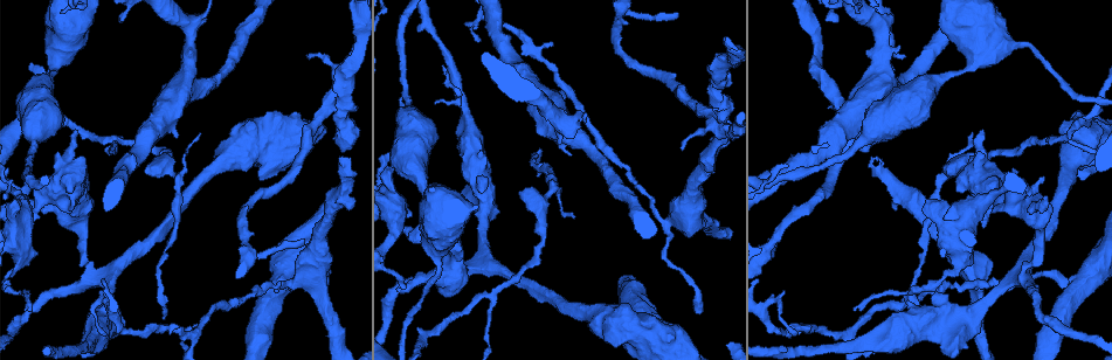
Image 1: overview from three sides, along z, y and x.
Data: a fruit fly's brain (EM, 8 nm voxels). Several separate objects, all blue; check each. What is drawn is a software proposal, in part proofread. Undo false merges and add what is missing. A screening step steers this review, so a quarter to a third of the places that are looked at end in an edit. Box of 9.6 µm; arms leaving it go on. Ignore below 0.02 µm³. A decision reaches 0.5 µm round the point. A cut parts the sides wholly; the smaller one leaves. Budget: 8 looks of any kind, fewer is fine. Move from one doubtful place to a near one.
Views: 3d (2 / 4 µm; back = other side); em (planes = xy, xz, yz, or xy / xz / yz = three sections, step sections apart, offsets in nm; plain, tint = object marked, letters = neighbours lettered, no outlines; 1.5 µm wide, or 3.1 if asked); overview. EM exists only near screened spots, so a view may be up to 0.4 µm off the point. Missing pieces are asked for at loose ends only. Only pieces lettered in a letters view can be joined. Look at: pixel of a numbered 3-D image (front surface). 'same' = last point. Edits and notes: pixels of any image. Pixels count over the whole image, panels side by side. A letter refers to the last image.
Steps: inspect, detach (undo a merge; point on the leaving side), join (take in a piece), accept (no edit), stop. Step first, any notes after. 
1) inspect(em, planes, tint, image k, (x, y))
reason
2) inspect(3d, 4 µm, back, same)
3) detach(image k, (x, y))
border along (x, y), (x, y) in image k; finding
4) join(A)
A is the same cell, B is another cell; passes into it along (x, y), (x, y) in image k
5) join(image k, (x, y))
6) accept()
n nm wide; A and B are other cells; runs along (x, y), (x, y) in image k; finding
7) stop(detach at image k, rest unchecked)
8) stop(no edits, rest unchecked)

inspect(3d, 4 µm, image 1, (1047, 196))
branch stops here

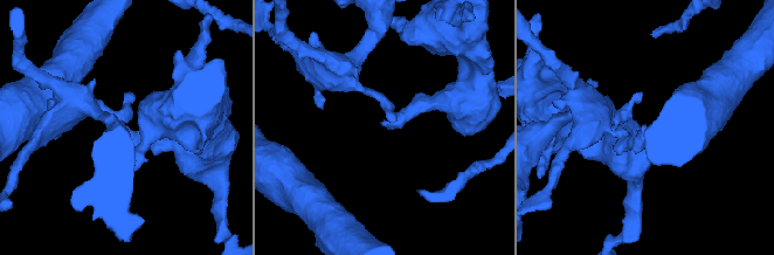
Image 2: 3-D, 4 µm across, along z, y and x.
inspect(em, planes, letters, image 2, (385, 125))

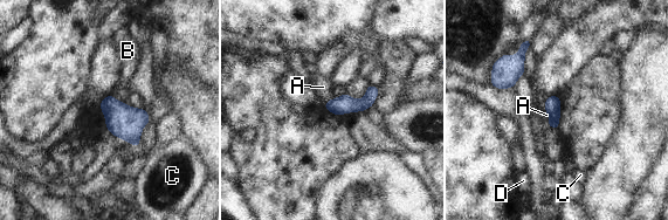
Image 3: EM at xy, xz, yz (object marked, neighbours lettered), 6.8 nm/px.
accept()
A, B, C and D are other cells; border along (332, 97), (323, 104) in image 3; no lettered piece goes on from it

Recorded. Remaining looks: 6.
inspect(3d, 2 µm, image 1, (489, 297))
two arms in line, one across

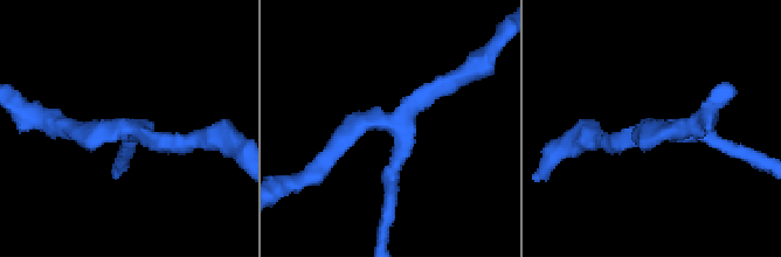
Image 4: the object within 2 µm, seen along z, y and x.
inspect(em, planes, letters, image 4, (401, 122))
3 arms

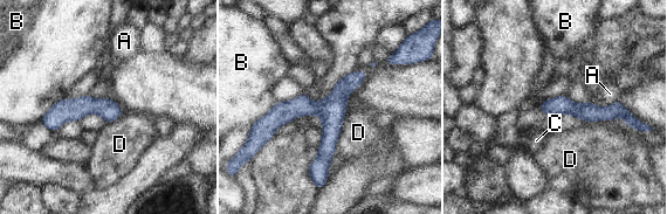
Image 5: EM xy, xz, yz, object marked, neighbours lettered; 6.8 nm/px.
accept()
A, B, C and D are other cells; border along (348, 108), (331, 160) in image 5; continuous, no second cell

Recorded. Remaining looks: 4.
inspect(em, yz, step 4, tint, image 1, (978, 284))
four arms meet

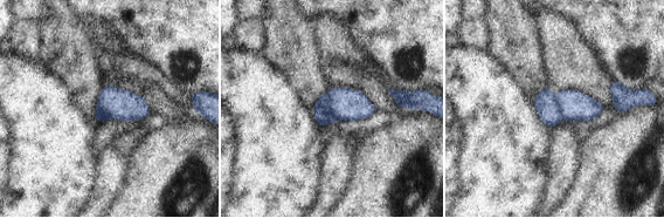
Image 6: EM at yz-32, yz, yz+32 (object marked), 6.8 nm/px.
inspect(em, planes, letters, same)
another direction

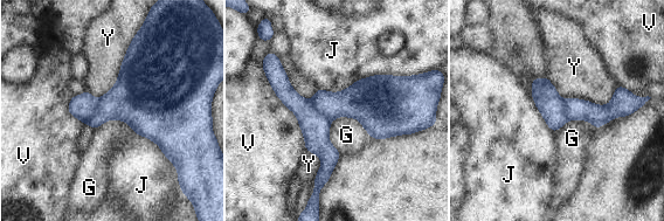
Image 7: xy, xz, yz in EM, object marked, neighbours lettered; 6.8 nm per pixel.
detach(image 7, (315, 126))
200 nm wide; J touches over 650 nm; G, J, V and Y are other cells; a second cell is stuck on

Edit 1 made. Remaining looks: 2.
stop(detach at image 7, rest unchecked)

